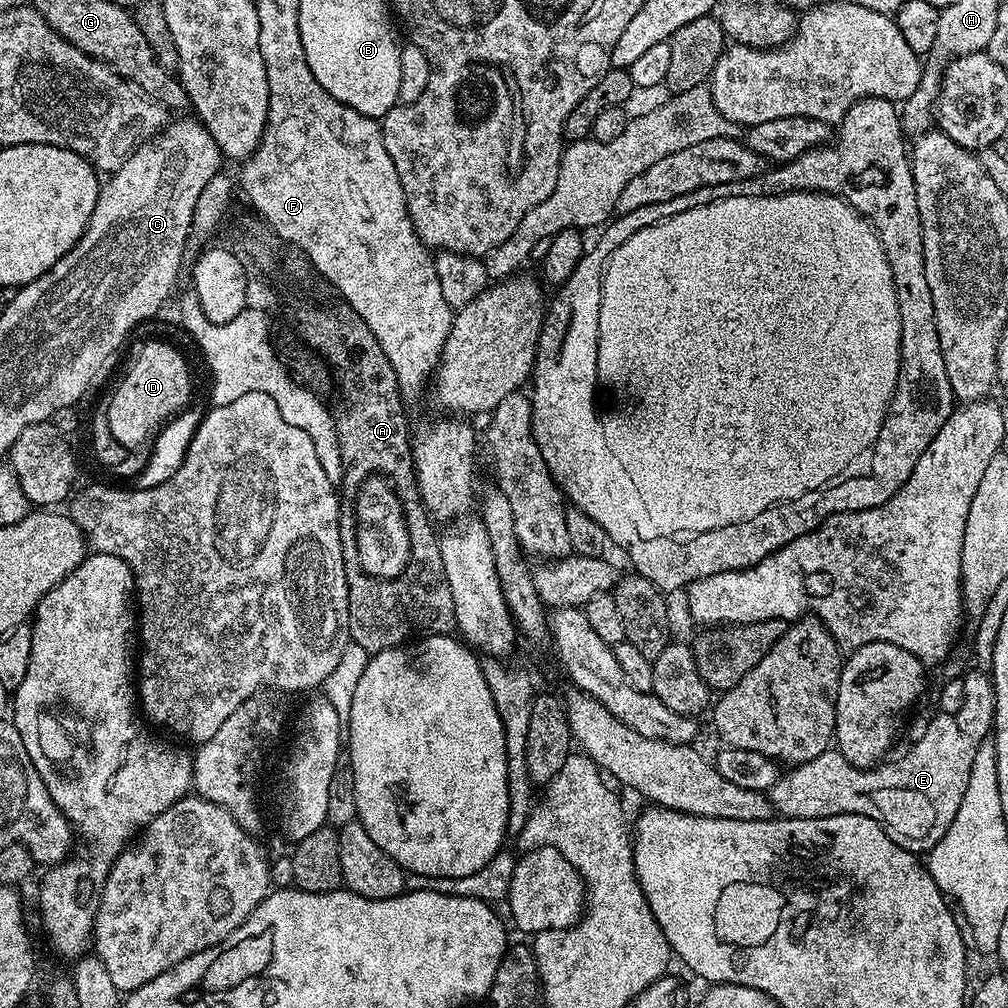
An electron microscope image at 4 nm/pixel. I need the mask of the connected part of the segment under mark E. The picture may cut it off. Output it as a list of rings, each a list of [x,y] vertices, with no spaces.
[[[936,714],[929,719],[926,734],[911,747],[905,756],[881,762],[874,768],[855,768],[846,762],[840,751],[829,750],[810,762],[789,767],[766,795],[773,809],[784,818],[809,820],[838,814],[862,814],[881,824],[889,838],[902,842],[909,852],[924,854],[942,834],[946,834],[946,830],[950,830],[950,822],[954,822],[954,814],[958,814],[958,806],[962,806],[962,794],[966,794],[966,782],[970,782],[970,766],[974,762],[974,745],[962,735],[955,715]]]

